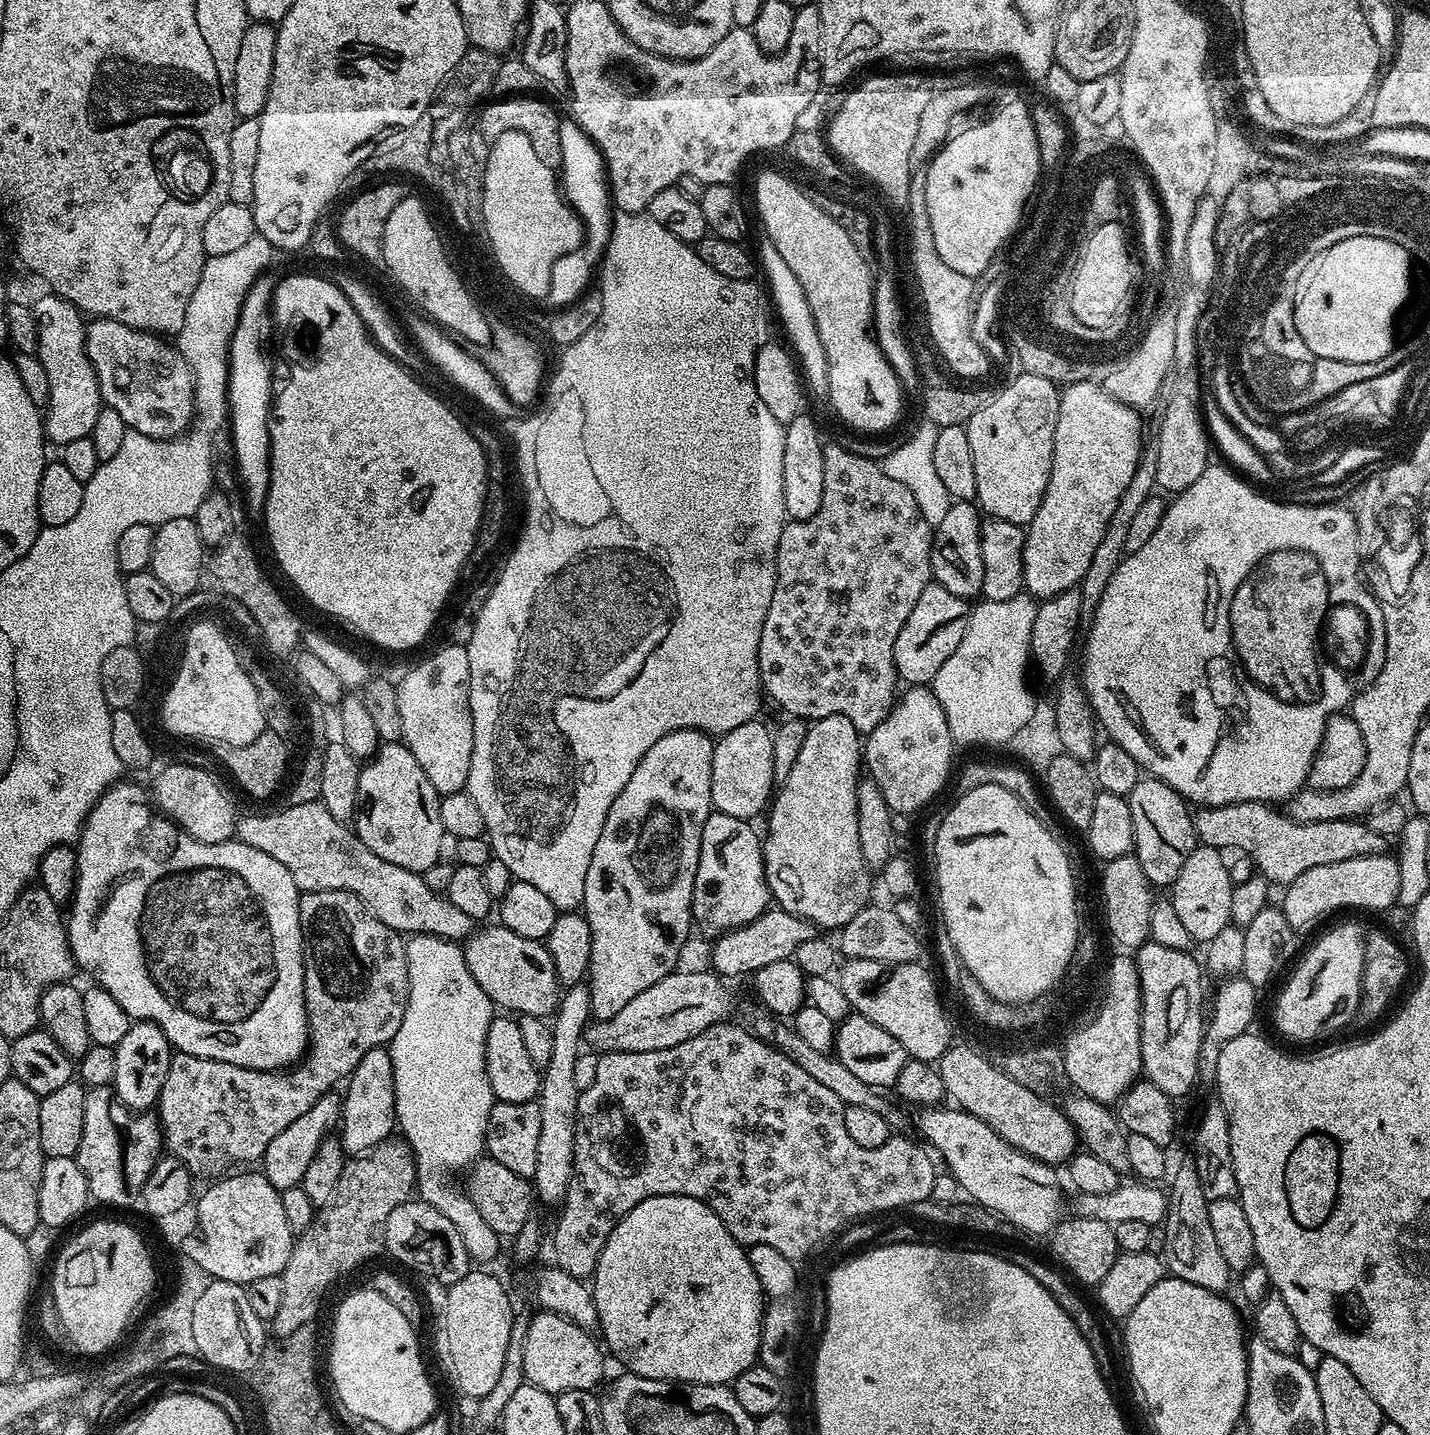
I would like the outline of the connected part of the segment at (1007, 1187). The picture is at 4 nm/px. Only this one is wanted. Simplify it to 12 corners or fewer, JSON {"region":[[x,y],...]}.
{"region":[[962,1108],[916,1128],[975,1203],[1047,1237],[1066,1212],[1057,1169]]}

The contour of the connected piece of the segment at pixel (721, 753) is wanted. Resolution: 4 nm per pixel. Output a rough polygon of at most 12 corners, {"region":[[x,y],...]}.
{"region":[[770,728],[715,741],[712,807],[751,821],[774,796]]}

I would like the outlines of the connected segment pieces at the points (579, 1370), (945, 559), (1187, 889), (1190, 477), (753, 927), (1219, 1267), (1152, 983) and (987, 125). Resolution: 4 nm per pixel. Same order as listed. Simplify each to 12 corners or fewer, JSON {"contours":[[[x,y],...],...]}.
{"contours":[[[556,1312],[531,1317],[525,1381],[553,1394],[595,1389],[597,1337]],[[957,500],[932,534],[932,578],[982,593],[982,512]],[[1197,846],[1170,885],[1193,941],[1232,923],[1225,853]],[[1190,397],[1165,406],[1154,447],[1157,489],[1175,494],[1210,463],[1210,437]],[[779,906],[715,937],[724,978],[793,959],[815,924]],[[1195,1163],[1171,1173],[1162,1259],[1227,1293],[1234,1273],[1210,1227]],[[1135,949],[1140,1067],[1179,1098],[1200,1072],[1202,964]],[[1010,101],[928,164],[942,262],[975,278],[1041,179]]]}

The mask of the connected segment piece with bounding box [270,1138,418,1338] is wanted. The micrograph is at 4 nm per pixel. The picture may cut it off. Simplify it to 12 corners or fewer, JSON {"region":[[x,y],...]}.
{"region":[[389,1138],[349,1159],[295,1237],[270,1328],[307,1329],[339,1276],[385,1251],[416,1156]]}

